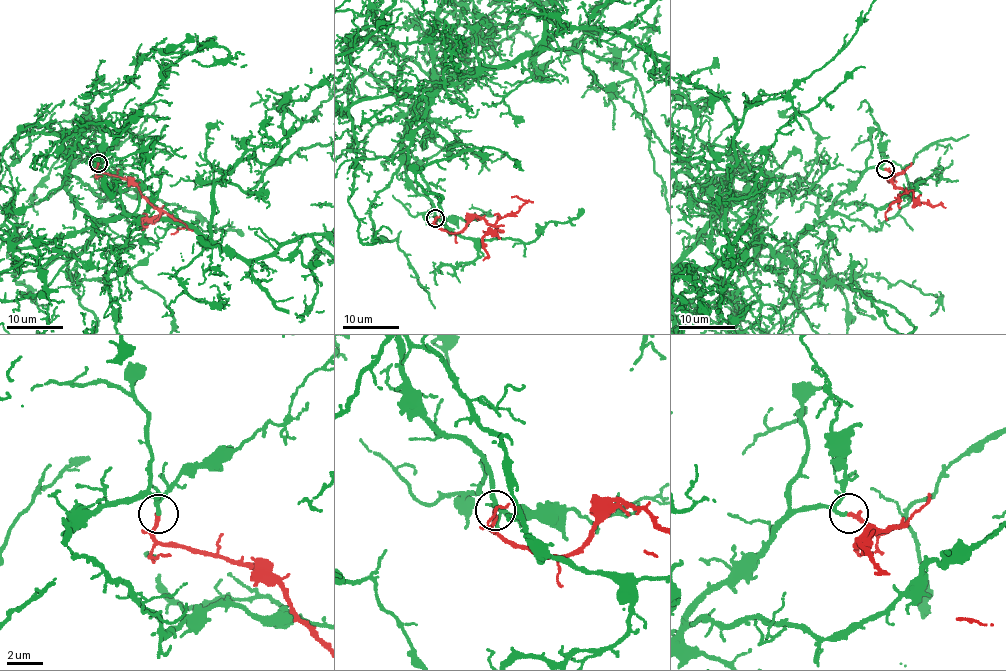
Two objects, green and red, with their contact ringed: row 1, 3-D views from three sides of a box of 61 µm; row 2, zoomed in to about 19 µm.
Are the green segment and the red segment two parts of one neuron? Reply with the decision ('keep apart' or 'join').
join

